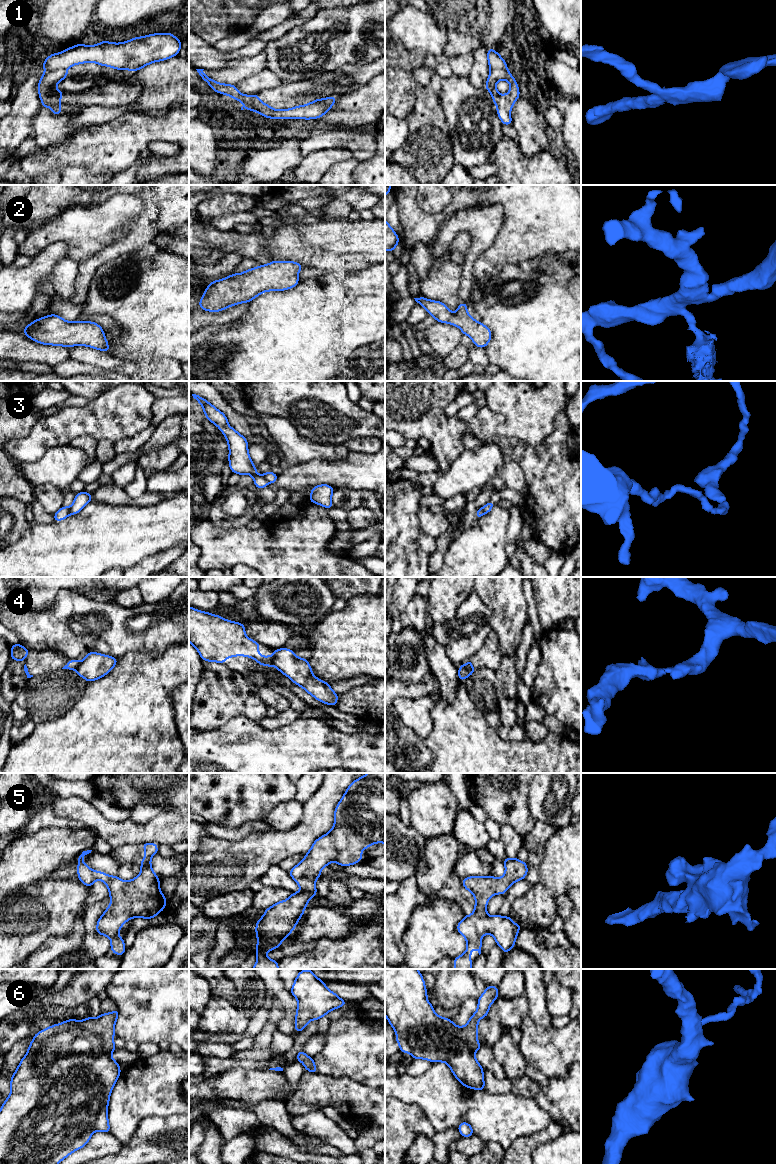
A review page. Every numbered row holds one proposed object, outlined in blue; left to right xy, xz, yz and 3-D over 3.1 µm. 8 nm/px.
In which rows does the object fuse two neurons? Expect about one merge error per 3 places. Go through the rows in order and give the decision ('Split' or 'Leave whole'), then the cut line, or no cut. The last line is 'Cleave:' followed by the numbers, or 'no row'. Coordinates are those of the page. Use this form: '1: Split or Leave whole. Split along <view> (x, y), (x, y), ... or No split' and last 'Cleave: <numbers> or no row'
1: Split. Split along xy (64, 68), (46, 71)
2: Leave whole. No split
3: Split. Split along xy (68, 507), (69, 514)
4: Split. Split along xz (271, 656), (273, 665)
5: Leave whole. No split
6: Leave whole. No split
Cleave: 1, 3, 4

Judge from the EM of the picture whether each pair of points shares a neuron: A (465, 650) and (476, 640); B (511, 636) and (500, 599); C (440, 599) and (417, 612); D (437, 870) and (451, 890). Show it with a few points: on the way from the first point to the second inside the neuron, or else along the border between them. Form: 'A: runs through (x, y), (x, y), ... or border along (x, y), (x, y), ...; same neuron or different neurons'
A: runs through (468, 647), (473, 642); same neuron
B: runs through (509, 627), (509, 608); same neuron
C: border along (425, 598), (428, 604), (429, 619); different neurons
D: border along (453, 872), (445, 885), (436, 893), (437, 897); different neurons

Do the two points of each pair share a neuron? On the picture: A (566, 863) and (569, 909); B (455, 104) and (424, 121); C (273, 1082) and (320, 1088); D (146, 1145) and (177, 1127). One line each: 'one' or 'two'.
A: two
B: two
C: two
D: one

